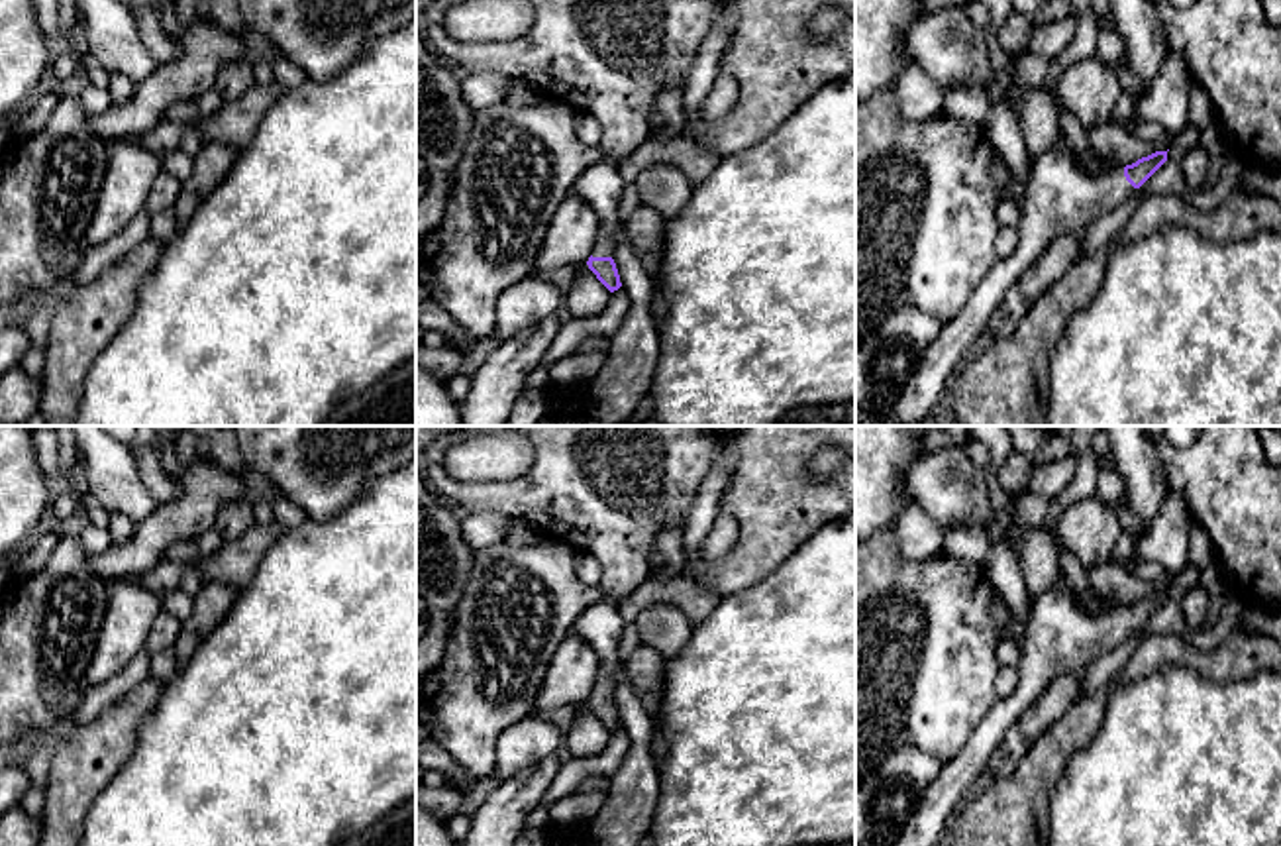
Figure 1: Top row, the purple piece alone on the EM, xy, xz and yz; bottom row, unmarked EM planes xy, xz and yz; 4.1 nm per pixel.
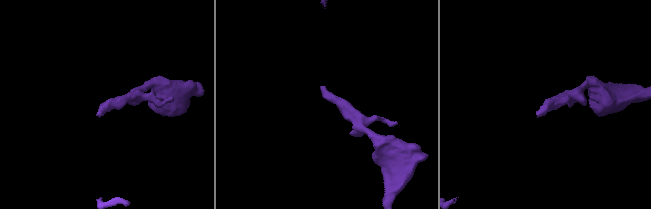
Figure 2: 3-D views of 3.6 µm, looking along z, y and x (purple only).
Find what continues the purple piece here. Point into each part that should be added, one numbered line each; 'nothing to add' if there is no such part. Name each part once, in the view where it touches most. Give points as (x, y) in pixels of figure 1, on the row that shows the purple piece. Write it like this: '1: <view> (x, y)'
1: yz (1060, 199)

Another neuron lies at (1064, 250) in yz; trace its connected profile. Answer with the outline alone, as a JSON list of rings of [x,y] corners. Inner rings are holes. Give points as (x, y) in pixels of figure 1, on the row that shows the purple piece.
[[[1087,232],[1057,236],[1038,261],[1008,289],[985,328],[991,342],[1010,336],[1038,296],[1065,275],[1069,265],[1081,257],[1085,236]]]

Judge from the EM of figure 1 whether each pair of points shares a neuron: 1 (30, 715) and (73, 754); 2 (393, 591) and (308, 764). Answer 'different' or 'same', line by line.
1: different
2: same

